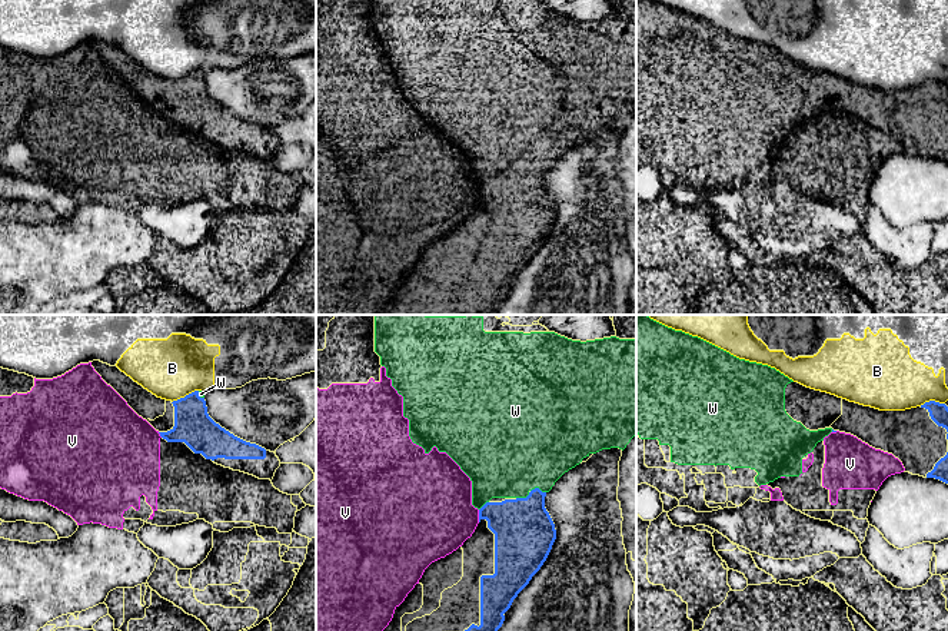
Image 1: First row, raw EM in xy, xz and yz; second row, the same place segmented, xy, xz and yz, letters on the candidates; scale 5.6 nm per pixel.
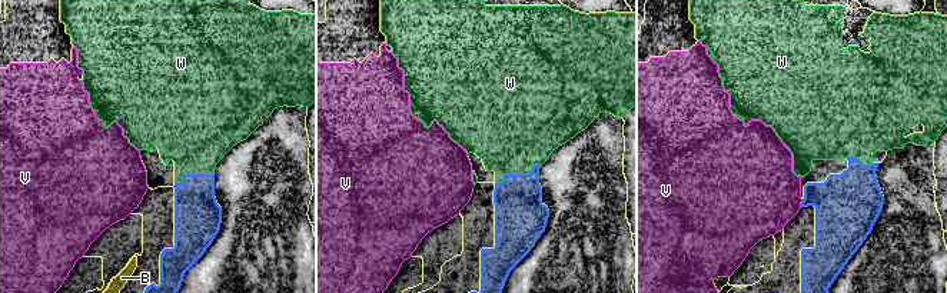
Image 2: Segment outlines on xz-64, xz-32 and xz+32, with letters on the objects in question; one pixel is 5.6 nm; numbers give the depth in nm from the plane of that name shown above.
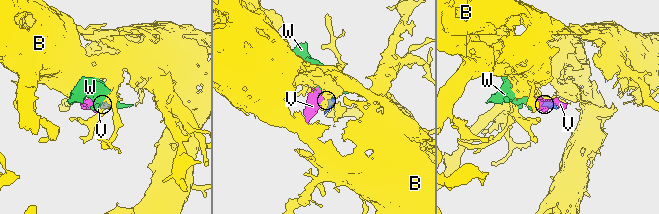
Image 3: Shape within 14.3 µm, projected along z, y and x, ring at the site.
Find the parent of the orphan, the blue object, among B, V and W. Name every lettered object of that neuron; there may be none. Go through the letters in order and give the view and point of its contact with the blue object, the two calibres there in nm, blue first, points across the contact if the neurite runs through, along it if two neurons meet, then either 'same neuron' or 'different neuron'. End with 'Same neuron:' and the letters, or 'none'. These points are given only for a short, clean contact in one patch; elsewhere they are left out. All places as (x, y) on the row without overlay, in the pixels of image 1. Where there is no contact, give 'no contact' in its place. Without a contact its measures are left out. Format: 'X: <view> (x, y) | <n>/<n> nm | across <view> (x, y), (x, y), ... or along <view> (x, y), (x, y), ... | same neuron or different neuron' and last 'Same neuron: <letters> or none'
B: xy (186, 75) | 200/340 nm | different neuron
V: xz (479, 195) | 320/440 nm | along xz (478, 189), (479, 201) | different neuron
W: xz (531, 170) | 340/480 nm | same neuron
Same neuron: W

